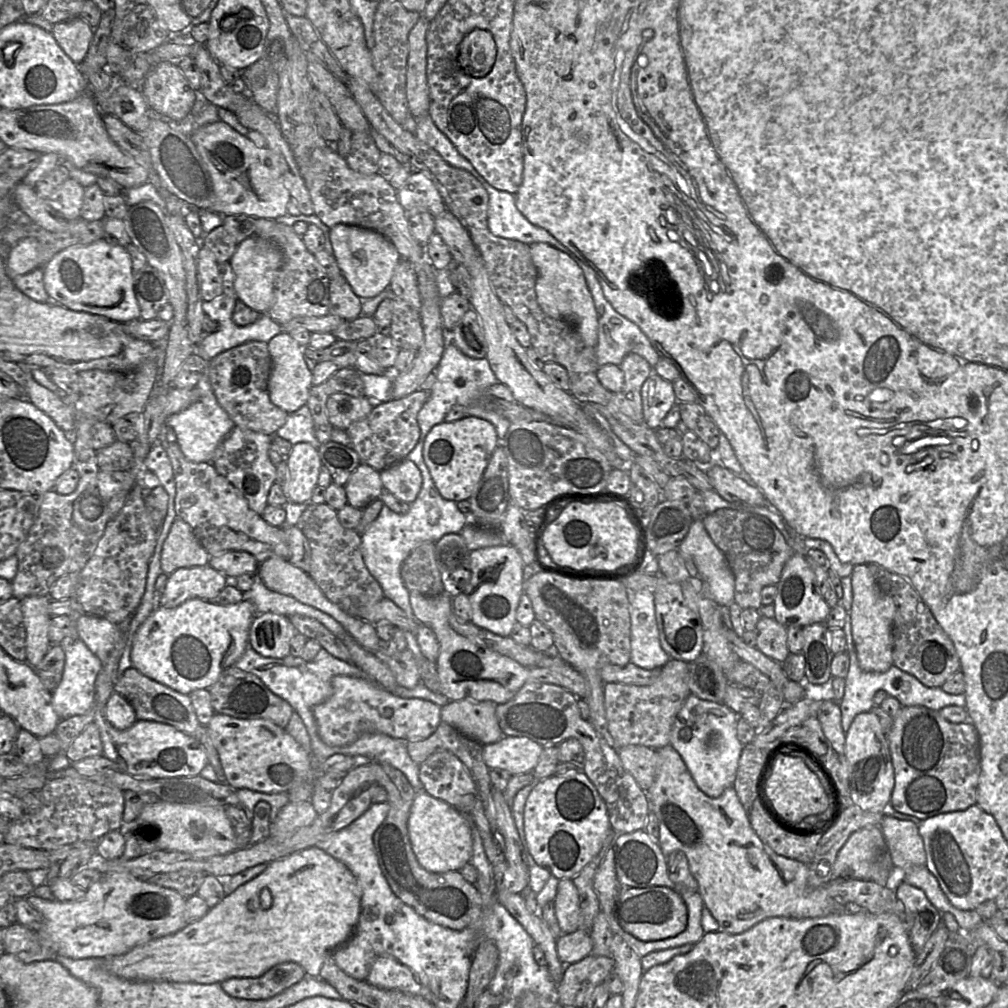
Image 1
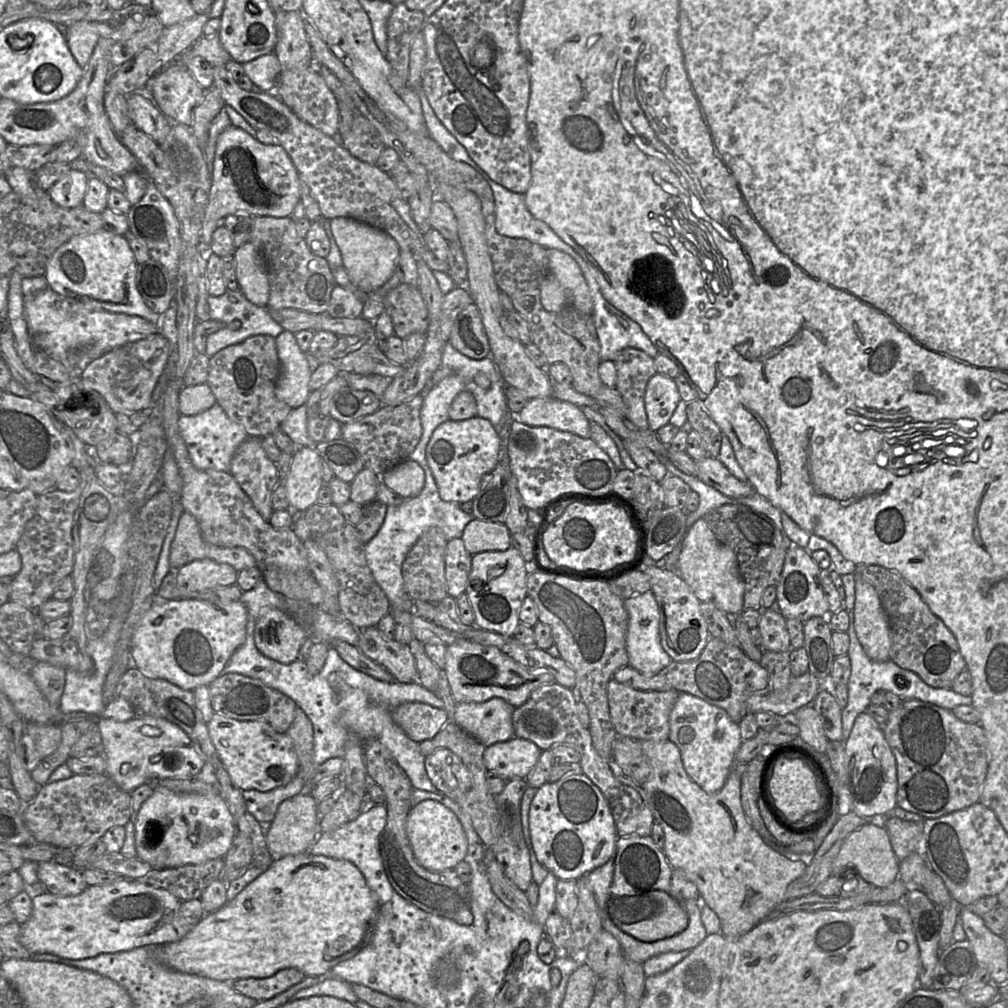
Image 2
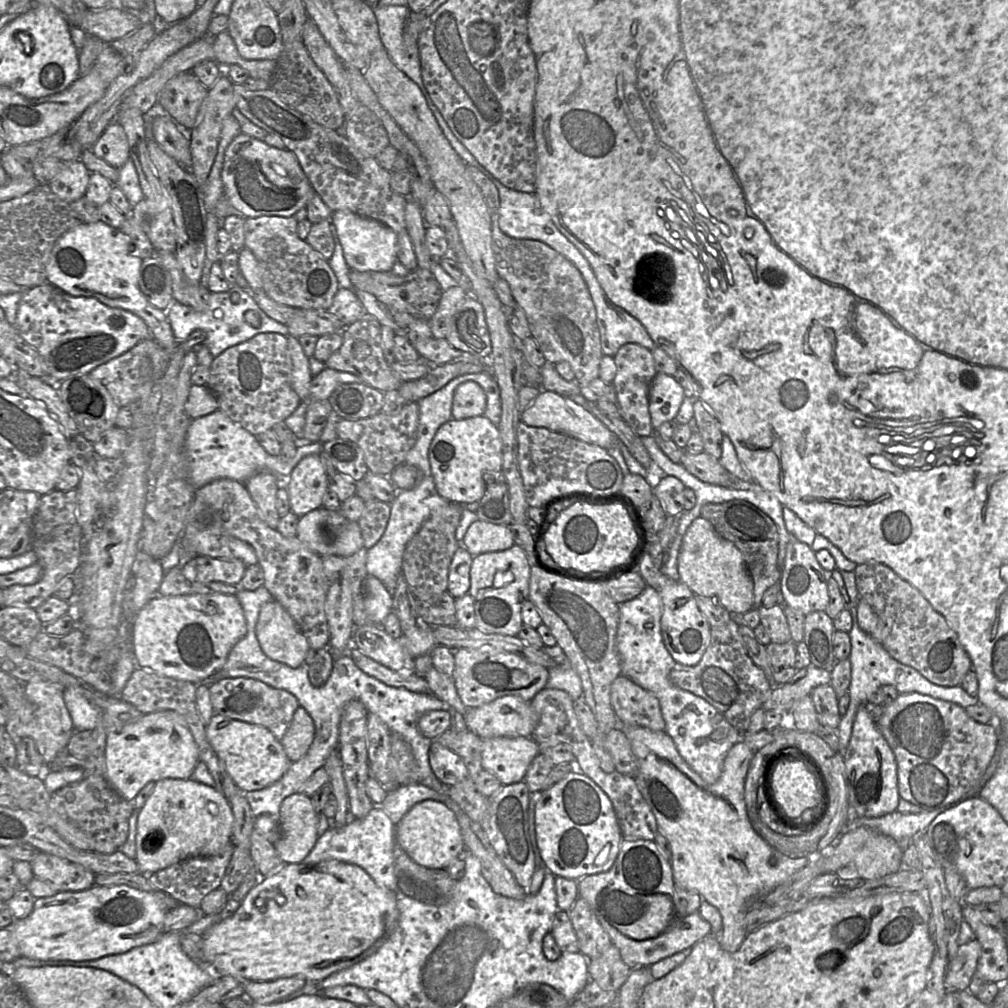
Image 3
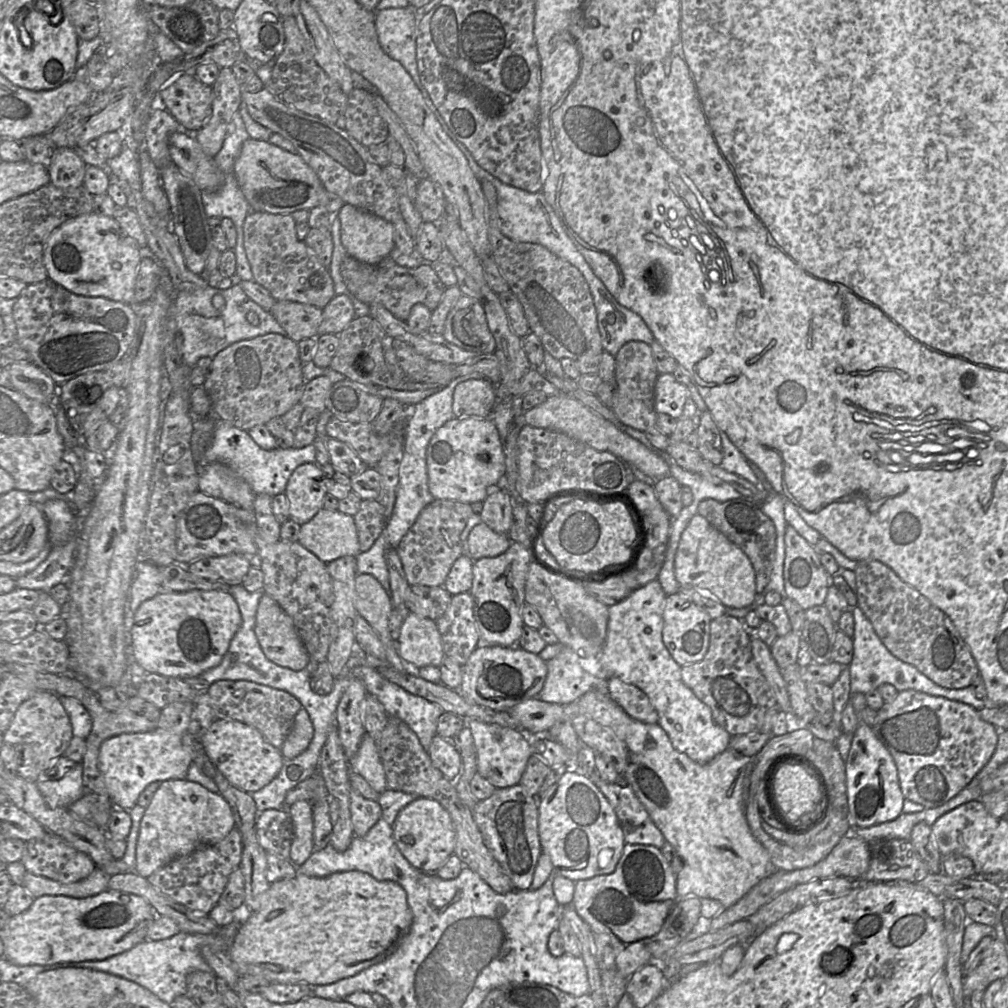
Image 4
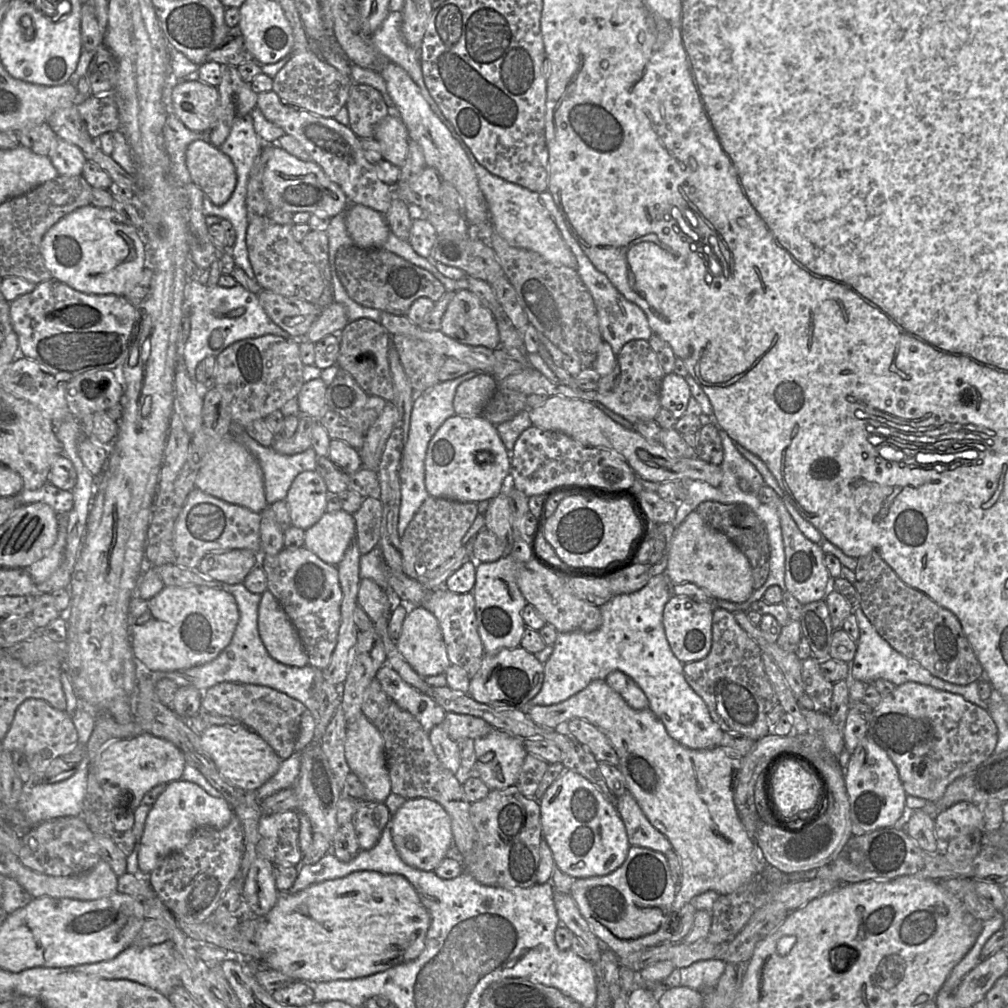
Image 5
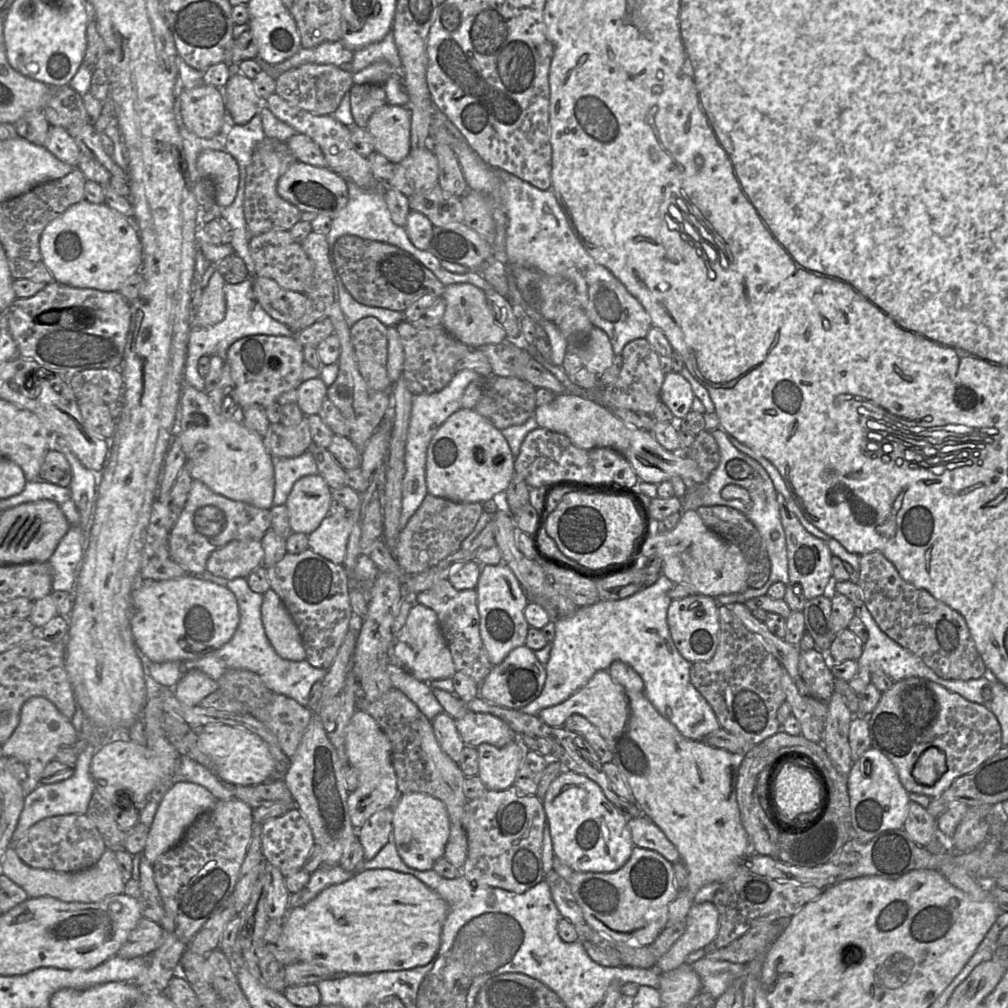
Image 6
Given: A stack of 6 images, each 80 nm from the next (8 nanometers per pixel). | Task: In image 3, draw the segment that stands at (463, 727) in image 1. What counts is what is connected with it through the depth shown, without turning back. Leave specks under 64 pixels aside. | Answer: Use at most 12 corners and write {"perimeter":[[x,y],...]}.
{"perimeter":[[515,696],[467,708],[481,739],[531,737],[537,714]]}

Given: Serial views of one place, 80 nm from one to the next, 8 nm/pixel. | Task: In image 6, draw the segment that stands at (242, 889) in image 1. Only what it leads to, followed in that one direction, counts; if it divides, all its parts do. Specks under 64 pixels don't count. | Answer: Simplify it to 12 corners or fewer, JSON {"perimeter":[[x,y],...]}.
{"perimeter":[[369,869],[289,909],[282,943],[346,974],[425,966],[448,905]]}

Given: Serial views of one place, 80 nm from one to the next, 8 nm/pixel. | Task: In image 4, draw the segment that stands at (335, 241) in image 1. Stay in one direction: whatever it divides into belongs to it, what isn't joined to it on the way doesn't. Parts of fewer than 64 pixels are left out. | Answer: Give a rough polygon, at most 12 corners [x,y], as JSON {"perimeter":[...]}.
{"perimeter":[[351,204],[337,216],[348,255],[372,265],[395,247],[392,223]]}

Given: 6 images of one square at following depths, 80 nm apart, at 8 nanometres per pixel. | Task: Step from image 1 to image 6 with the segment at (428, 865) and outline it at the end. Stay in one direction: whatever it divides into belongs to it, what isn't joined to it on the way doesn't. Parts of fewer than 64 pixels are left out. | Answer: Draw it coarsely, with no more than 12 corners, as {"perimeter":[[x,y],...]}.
{"perimeter":[[426,793],[401,794],[392,836],[403,862],[426,871],[444,856],[450,819]]}

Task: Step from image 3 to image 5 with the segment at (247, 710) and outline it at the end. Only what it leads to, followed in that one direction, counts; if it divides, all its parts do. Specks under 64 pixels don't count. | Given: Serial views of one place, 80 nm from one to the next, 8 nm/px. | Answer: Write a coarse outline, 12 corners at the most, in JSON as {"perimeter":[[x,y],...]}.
{"perimeter":[[221,682],[202,710],[239,720],[285,760],[300,701],[267,686]]}

